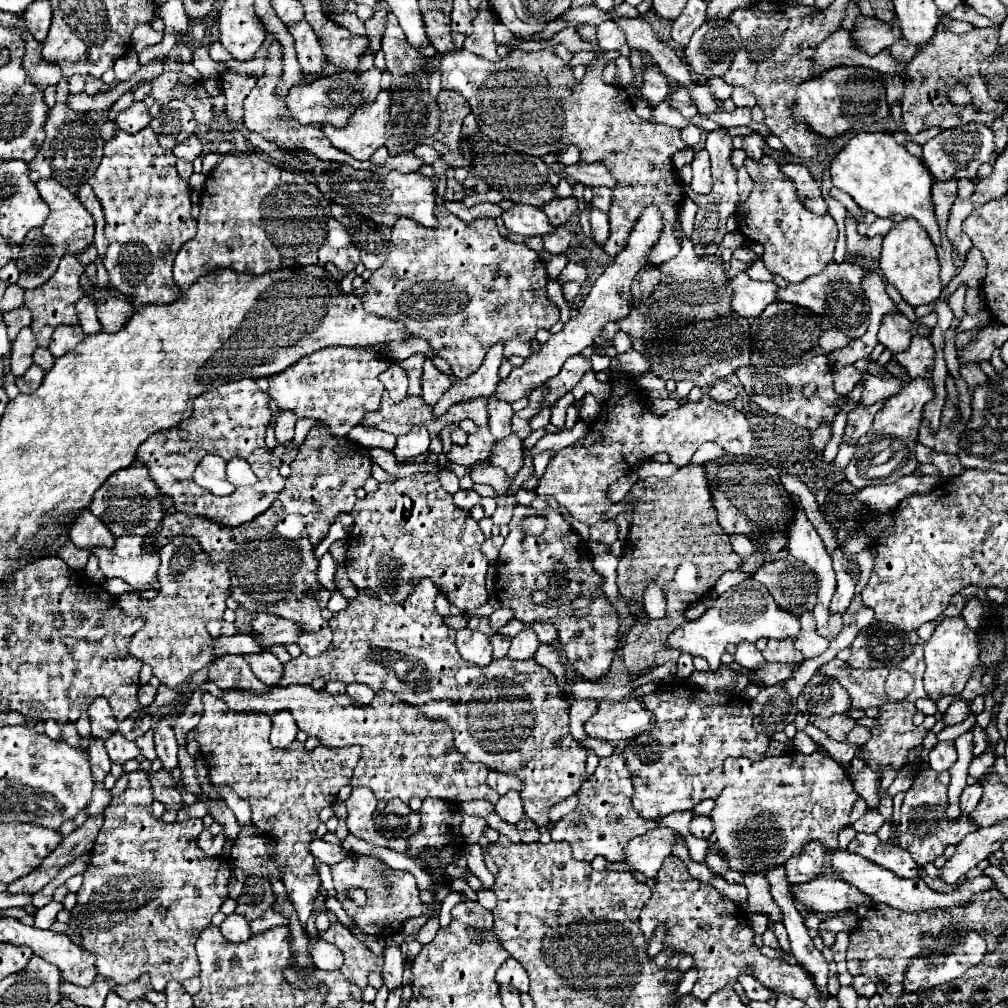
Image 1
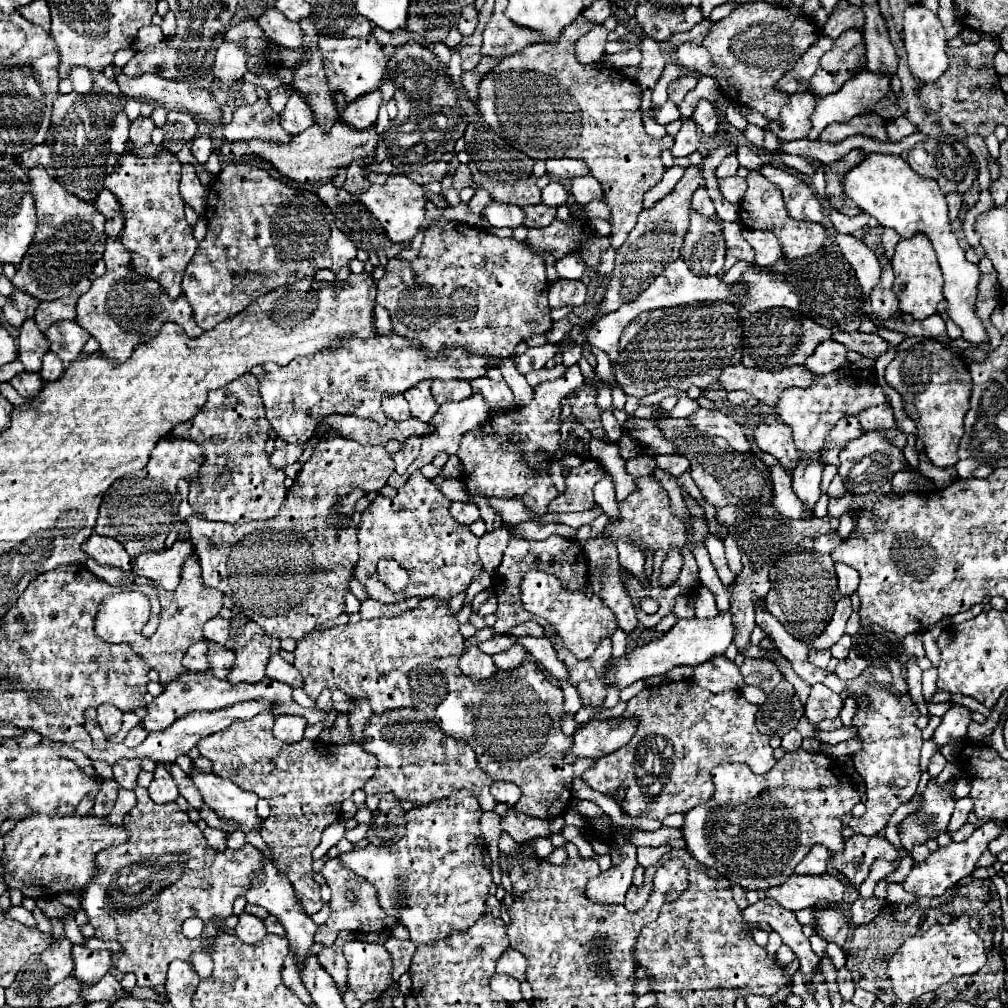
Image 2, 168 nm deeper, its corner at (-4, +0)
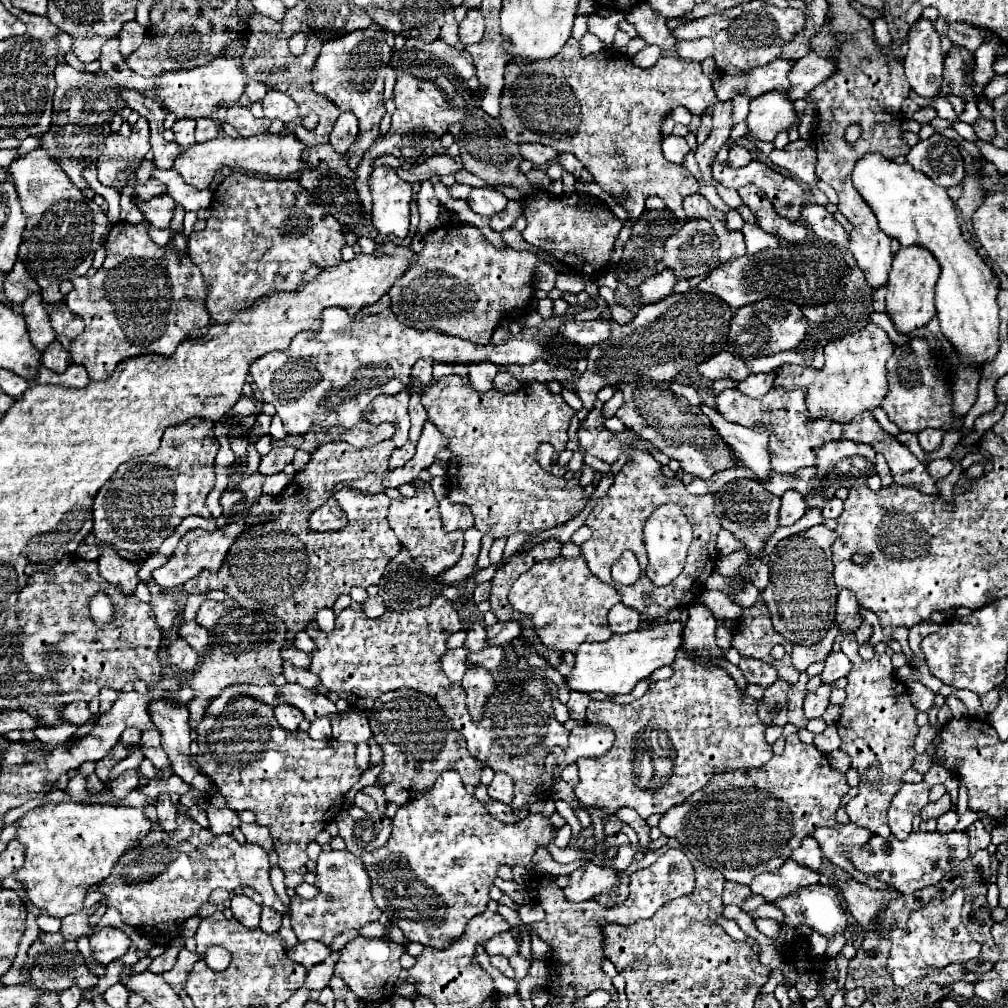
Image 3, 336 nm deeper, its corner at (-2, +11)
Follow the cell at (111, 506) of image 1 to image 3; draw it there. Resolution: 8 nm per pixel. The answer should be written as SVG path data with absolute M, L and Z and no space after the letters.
M188 420L188 424L180 424L176 428L168 428L164 432L164 440L160 448L150 454L142 456L138 462L128 462L118 468L118 472L104 484L104 488L98 490L94 496L94 528L92 534L106 544L112 544L116 548L124 548L130 552L156 552L160 544L172 536L172 532L178 528L178 524L186 516L202 516L212 518L206 496L210 490L214 490L214 456L218 452L220 444L214 434L214 424L210 420Z

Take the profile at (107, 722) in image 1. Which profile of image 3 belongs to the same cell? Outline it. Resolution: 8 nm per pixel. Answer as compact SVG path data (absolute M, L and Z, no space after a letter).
M102 688L100 690L100 714L104 714L104 712L108 712L110 708L112 708L112 704L116 702L116 698L118 698L118 692L116 690L112 690L112 688Z

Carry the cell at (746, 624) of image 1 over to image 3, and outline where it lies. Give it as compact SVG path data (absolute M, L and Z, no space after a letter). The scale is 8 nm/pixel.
M666 622L650 630L636 630L626 634L614 634L606 642L594 644L580 644L574 652L576 662L566 678L570 690L576 692L604 692L604 694L628 694L636 686L636 682L648 678L656 668L672 664L676 658L678 648L682 646L682 624L680 622Z

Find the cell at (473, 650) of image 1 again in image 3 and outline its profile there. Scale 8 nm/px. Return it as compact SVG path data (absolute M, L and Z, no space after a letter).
M468 668L462 680L462 688L466 690L466 706L468 706L470 718L474 722L480 722L484 714L484 704L494 690L492 674L484 672L484 668Z

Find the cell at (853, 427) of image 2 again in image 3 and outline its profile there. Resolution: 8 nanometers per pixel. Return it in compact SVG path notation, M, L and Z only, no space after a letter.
M738 388L736 390L724 390L716 398L716 412L722 414L724 420L766 432L770 442L768 442L768 452L770 452L770 466L774 472L780 474L794 474L798 468L804 466L814 466L816 458L814 452L826 444L828 440L840 438L842 424L830 422L828 418L810 418L806 410L806 390L796 388L796 390L786 390L786 388L770 388L770 392L764 398L750 398L742 394Z

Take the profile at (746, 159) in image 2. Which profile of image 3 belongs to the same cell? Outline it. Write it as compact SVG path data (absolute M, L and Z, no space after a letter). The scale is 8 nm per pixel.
M734 144L734 146L730 148L730 154L728 154L728 166L730 166L730 168L746 166L746 164L750 164L750 160L752 160L752 154L750 154L744 146Z

